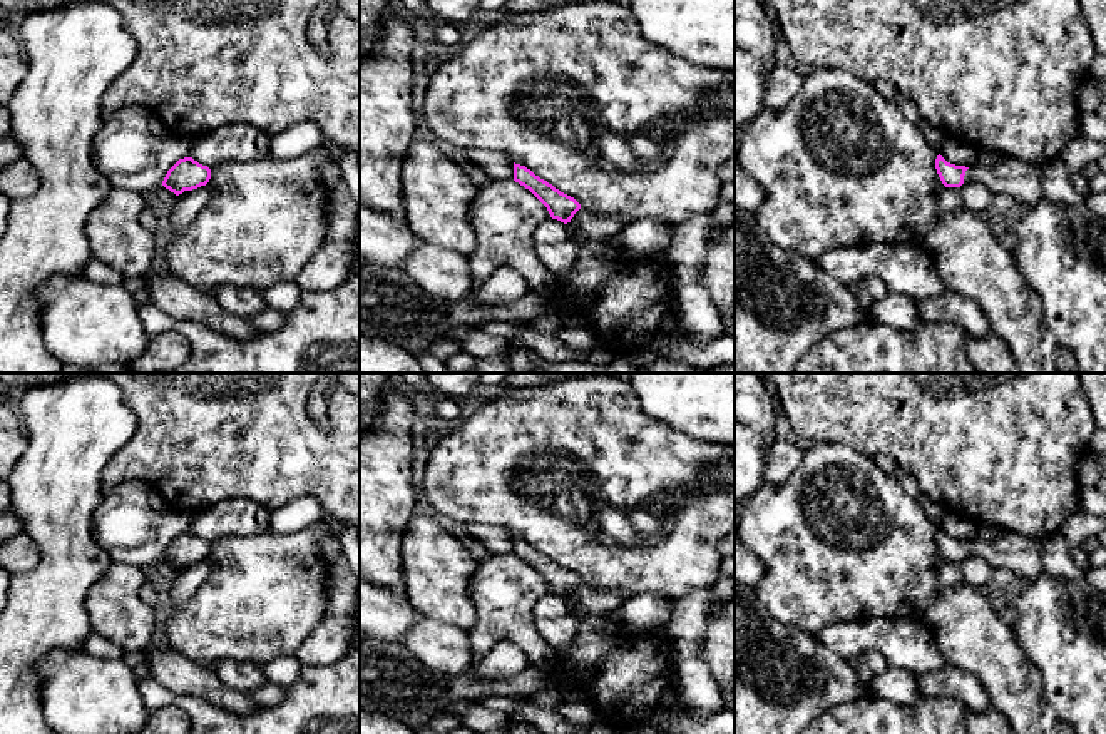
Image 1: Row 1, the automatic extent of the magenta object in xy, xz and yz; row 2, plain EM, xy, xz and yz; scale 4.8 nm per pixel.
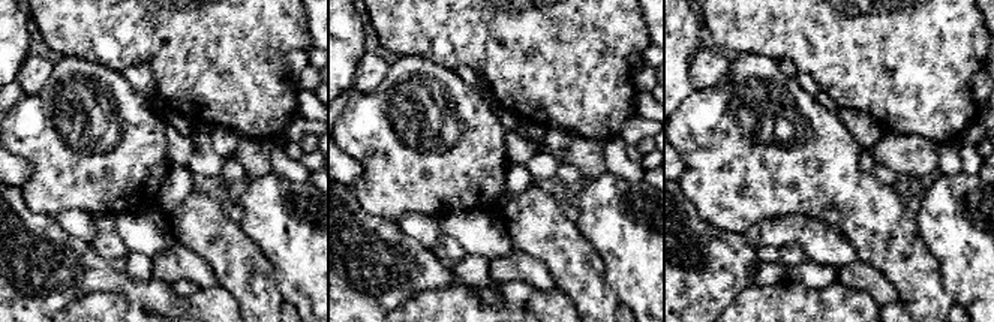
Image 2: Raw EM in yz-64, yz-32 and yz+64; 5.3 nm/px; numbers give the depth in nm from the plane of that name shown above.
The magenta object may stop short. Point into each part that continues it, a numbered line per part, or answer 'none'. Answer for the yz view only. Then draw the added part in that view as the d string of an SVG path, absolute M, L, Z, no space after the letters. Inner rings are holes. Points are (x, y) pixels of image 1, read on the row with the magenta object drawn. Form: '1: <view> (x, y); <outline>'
1: yz (1023, 181); M1002 157L994 167L975 164L965 171L964 184L965 182L979 182L986 186L992 196L1009 196L1024 209L1029 209L1044 199L1042 166L1016 157Z

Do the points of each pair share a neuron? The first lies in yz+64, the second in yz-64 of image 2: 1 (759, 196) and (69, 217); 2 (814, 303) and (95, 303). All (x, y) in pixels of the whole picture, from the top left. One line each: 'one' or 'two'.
1: two
2: one

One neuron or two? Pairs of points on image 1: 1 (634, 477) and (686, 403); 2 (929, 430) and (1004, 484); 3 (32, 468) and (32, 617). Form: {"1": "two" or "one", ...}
{"1": "two", "2": "one", "3": "one"}

